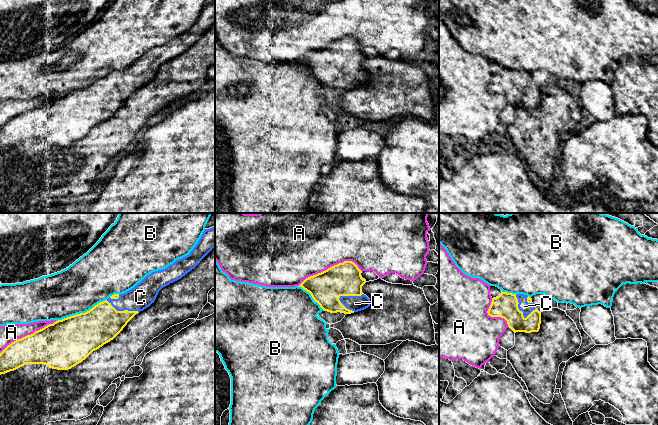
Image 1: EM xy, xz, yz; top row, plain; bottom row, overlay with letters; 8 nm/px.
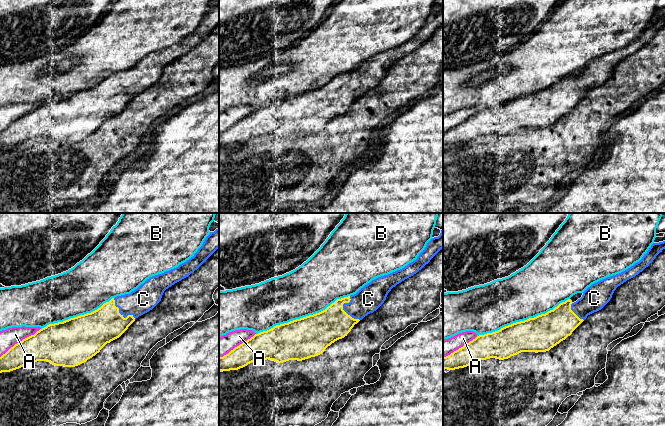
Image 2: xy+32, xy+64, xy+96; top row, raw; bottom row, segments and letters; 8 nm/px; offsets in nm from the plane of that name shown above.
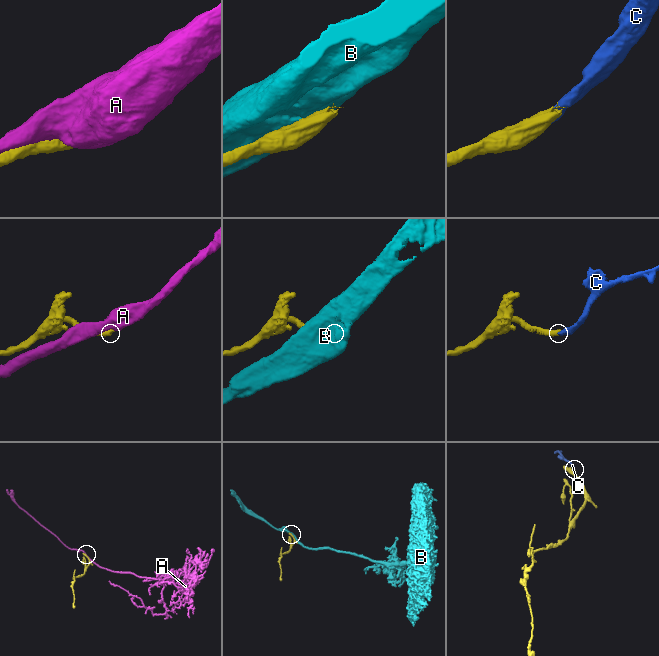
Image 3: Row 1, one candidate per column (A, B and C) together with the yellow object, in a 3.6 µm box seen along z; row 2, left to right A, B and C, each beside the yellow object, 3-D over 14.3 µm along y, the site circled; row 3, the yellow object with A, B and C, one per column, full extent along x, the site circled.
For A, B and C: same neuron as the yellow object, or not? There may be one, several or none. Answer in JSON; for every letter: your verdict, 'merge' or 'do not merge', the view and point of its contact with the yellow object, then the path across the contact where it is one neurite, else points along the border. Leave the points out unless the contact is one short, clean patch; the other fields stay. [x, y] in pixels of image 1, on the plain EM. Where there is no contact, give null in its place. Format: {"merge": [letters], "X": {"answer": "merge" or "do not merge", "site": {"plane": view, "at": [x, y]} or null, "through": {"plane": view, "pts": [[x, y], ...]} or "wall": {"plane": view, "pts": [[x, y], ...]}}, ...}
{"merge": ["C"], "A": {"answer": "do not merge", "site": {"plane": "xz", "at": [330, 43]}}, "B": {"answer": "do not merge", "site": {"plane": "xy", "at": [81, 89]}}, "C": {"answer": "merge", "site": {"plane": "xz", "at": [350, 71]}}}

